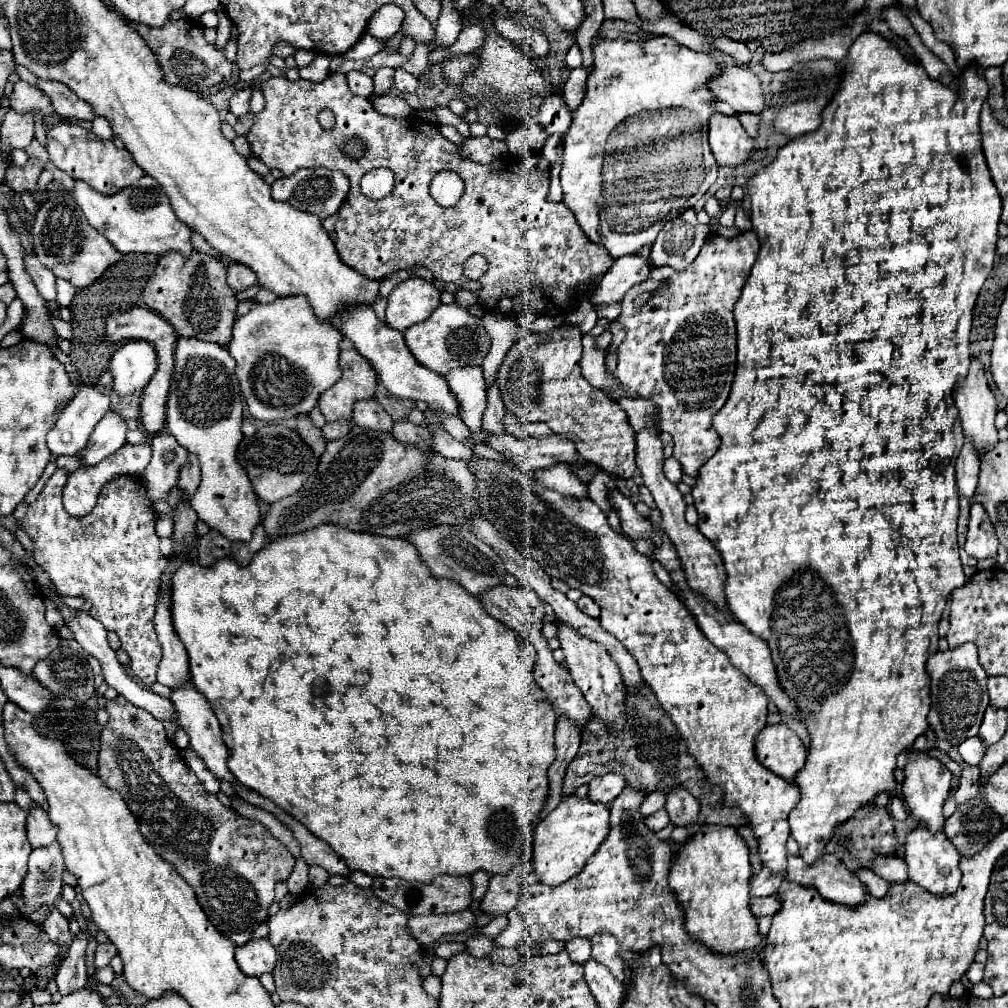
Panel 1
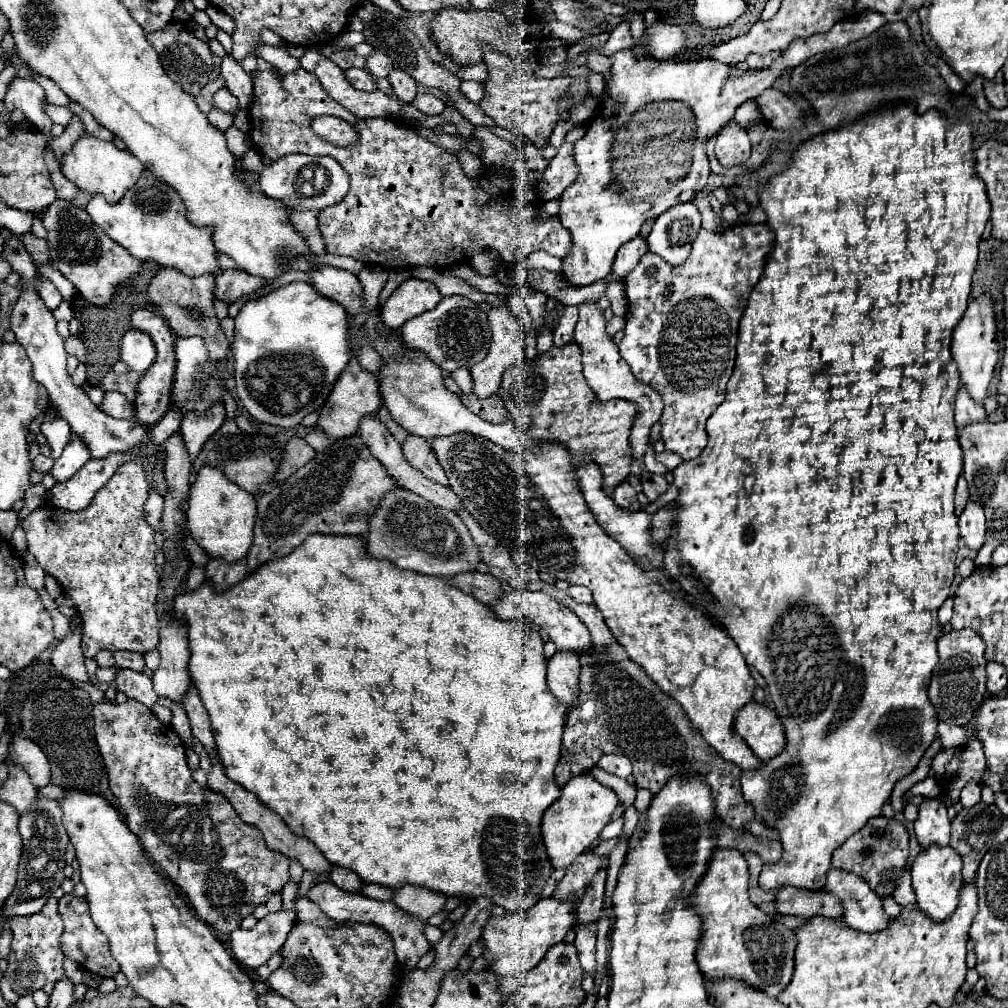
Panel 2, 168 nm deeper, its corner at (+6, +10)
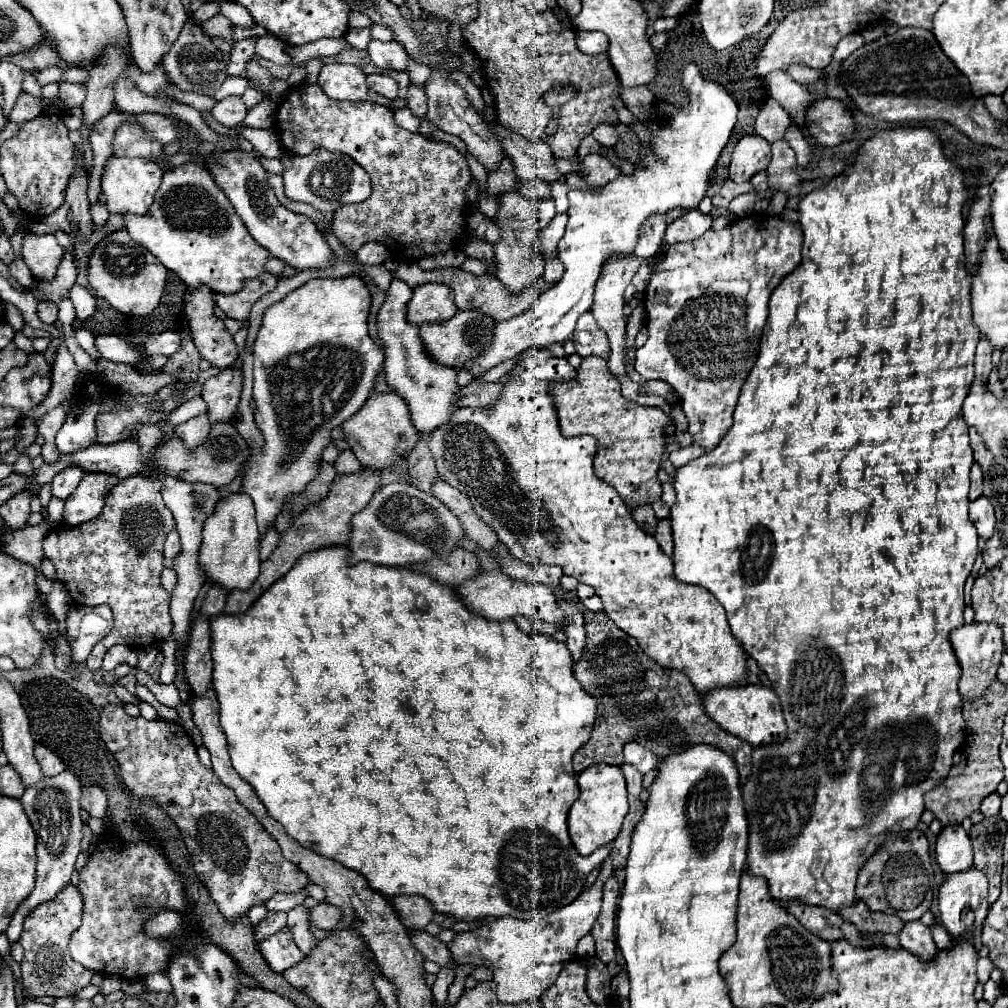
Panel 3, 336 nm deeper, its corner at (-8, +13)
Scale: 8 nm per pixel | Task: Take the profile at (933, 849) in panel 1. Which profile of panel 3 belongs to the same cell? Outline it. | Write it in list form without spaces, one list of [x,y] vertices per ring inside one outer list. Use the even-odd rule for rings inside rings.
[[[976,868],[946,874],[944,882],[938,888],[938,908],[940,908],[940,922],[952,938],[970,936],[976,928],[982,926],[982,922],[986,920],[988,908],[990,908],[986,888],[988,888],[988,878],[986,874],[978,872]]]

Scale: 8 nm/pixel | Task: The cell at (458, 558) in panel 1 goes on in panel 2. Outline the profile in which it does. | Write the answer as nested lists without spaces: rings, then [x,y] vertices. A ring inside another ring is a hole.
[[[392,489],[368,519],[366,551],[374,559],[388,559],[398,569],[410,569],[424,575],[454,577],[456,573],[474,571],[480,553],[460,517],[454,511],[434,507],[420,495],[406,489]]]

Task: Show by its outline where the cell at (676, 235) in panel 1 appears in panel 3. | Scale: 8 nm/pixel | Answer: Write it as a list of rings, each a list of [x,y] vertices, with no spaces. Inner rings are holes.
[[[700,210],[684,212],[680,218],[676,218],[672,224],[668,224],[664,244],[676,244],[676,242],[692,242],[694,238],[700,238],[706,230],[712,226],[712,216],[704,214]]]

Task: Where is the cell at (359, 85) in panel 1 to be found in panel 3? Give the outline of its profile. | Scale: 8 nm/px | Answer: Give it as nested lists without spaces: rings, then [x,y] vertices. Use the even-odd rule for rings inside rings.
[[[368,74],[366,82],[368,82],[370,90],[374,90],[374,92],[378,92],[390,100],[394,100],[398,96],[398,84],[386,74]]]

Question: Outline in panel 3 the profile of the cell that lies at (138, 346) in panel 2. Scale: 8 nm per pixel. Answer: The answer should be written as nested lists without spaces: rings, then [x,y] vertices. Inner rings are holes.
[[[160,332],[160,334],[146,334],[142,342],[144,356],[172,356],[180,348],[178,332]]]

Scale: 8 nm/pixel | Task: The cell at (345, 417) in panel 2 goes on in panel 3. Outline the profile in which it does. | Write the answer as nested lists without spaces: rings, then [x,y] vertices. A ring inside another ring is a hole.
[[[382,392],[382,394],[370,394],[362,410],[358,410],[352,418],[348,418],[342,424],[344,440],[348,442],[350,450],[356,454],[356,458],[370,468],[388,470],[396,458],[406,458],[406,452],[414,448],[418,440],[418,430],[414,430],[410,420],[410,410],[406,402],[398,394]]]

